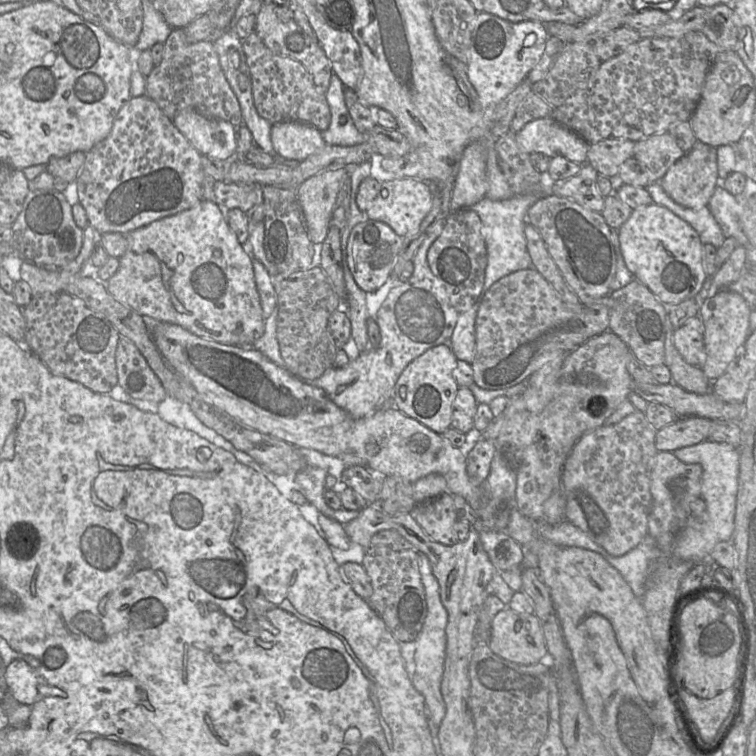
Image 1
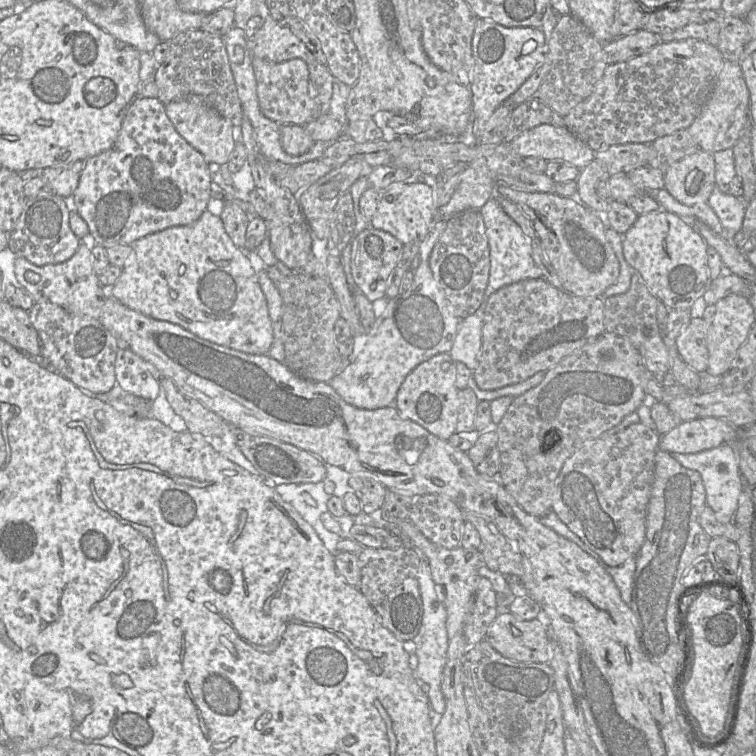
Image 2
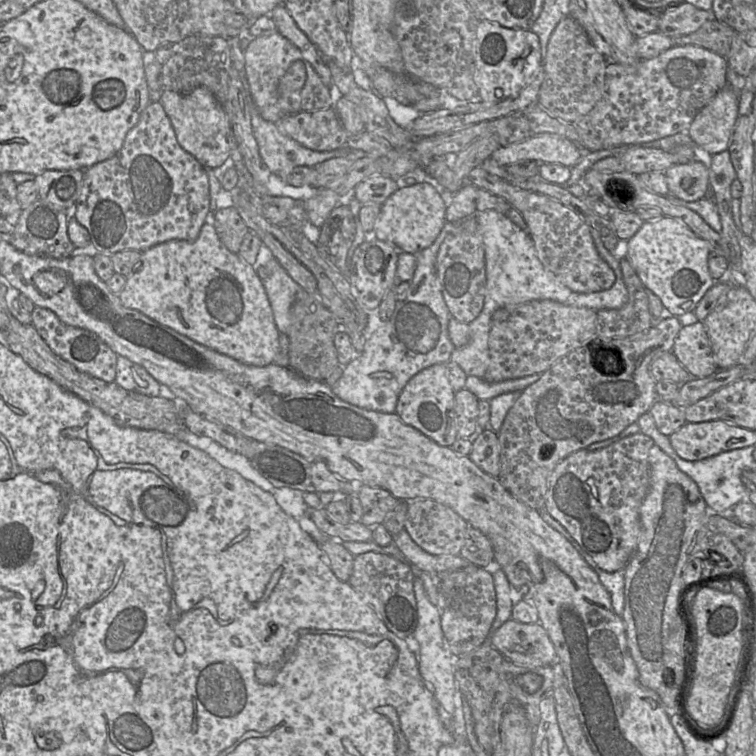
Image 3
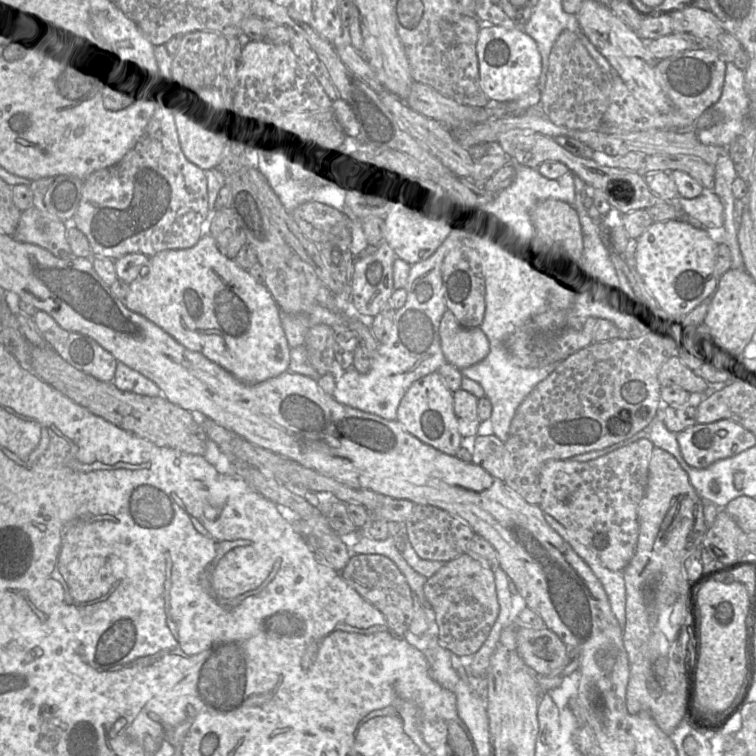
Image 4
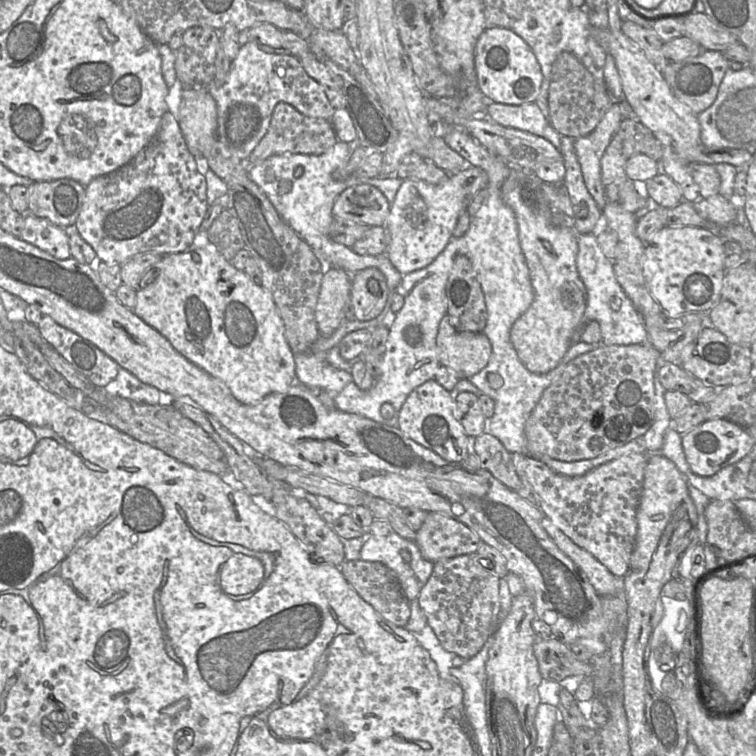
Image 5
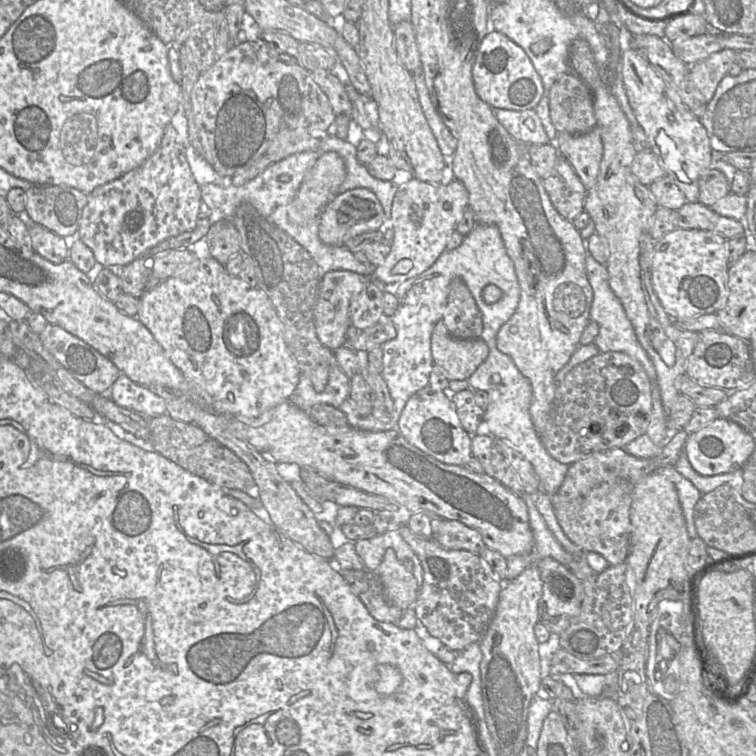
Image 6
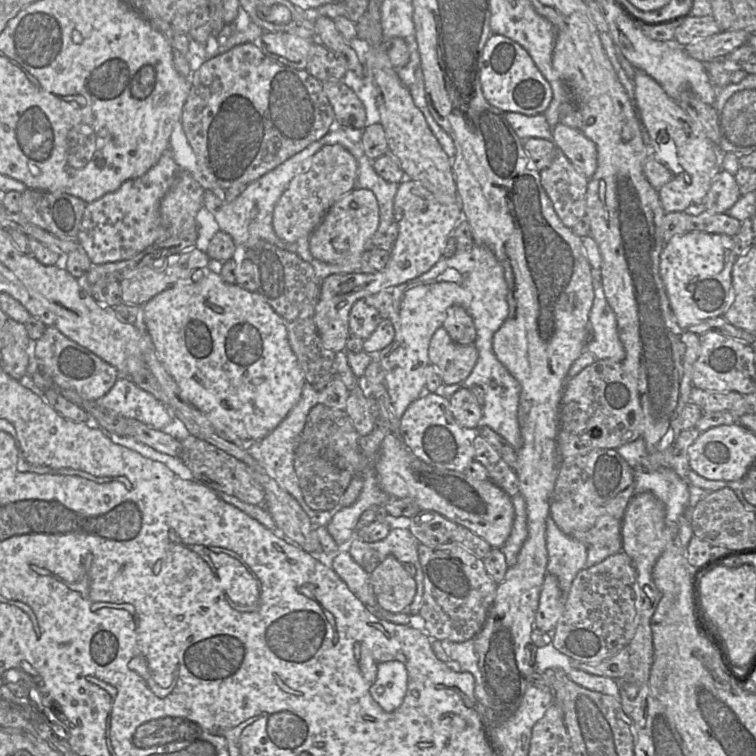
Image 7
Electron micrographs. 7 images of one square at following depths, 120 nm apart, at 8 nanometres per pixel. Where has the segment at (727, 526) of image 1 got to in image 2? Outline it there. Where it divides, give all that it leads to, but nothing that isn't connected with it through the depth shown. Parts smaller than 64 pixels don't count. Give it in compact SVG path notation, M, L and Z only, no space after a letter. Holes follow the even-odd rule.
M723 444L692 454L671 453L671 456L685 468L700 474L706 492L706 505L714 511L720 521L732 522L744 488L744 480L739 471L739 455L733 444Z

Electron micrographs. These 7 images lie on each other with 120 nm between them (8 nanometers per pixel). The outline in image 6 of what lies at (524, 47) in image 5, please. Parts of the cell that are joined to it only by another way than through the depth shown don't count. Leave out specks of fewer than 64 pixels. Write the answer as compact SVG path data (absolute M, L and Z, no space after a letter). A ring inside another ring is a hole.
M490 31L483 38L476 54L472 77L478 97L493 109L534 109L544 94L541 77L525 51L497 31Z

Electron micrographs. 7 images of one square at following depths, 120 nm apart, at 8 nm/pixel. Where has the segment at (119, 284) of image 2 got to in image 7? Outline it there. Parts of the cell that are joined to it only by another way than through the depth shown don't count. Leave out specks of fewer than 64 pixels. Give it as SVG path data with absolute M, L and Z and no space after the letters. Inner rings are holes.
M205 267L197 269L191 278L179 280L173 286L140 306L142 307L144 323L155 346L157 356L164 368L175 380L183 397L204 414L218 432L230 440L250 442L264 438L281 423L299 401L306 380L303 369L290 347L286 323L257 291L249 292L239 287L236 283L226 283L220 274L212 272L208 267Z

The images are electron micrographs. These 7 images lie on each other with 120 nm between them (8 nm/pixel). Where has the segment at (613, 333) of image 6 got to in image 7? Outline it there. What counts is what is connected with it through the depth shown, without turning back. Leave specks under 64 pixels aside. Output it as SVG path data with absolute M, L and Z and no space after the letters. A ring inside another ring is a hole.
M592 269L592 278L594 300L589 314L592 339L586 345L586 349L597 360L610 359L622 362L625 358L625 349L619 339L615 314L604 295L600 270Z

